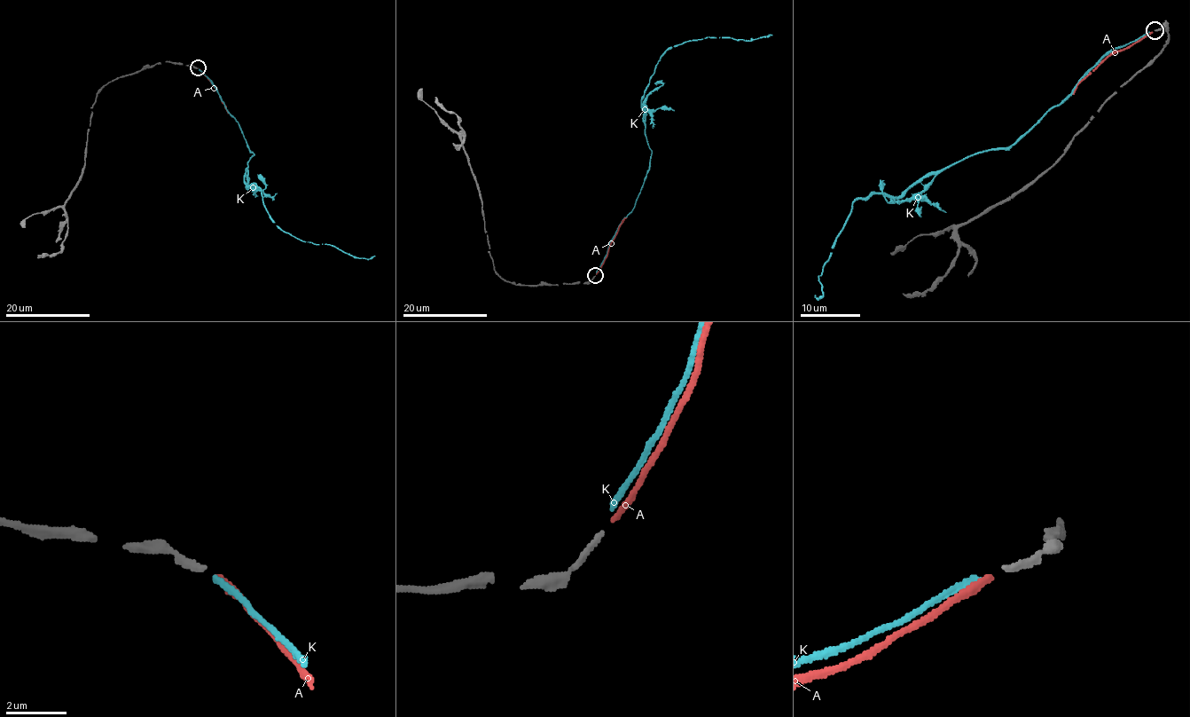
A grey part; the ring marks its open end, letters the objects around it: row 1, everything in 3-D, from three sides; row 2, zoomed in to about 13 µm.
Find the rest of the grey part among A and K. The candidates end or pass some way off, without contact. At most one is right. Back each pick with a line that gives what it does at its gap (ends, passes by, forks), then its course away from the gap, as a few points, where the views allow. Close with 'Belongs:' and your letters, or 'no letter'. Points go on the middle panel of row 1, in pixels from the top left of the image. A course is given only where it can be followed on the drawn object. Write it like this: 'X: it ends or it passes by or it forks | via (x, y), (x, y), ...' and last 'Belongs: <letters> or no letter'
A: it ends | via (596, 273), (618, 227), (627, 217)
Belongs: A

